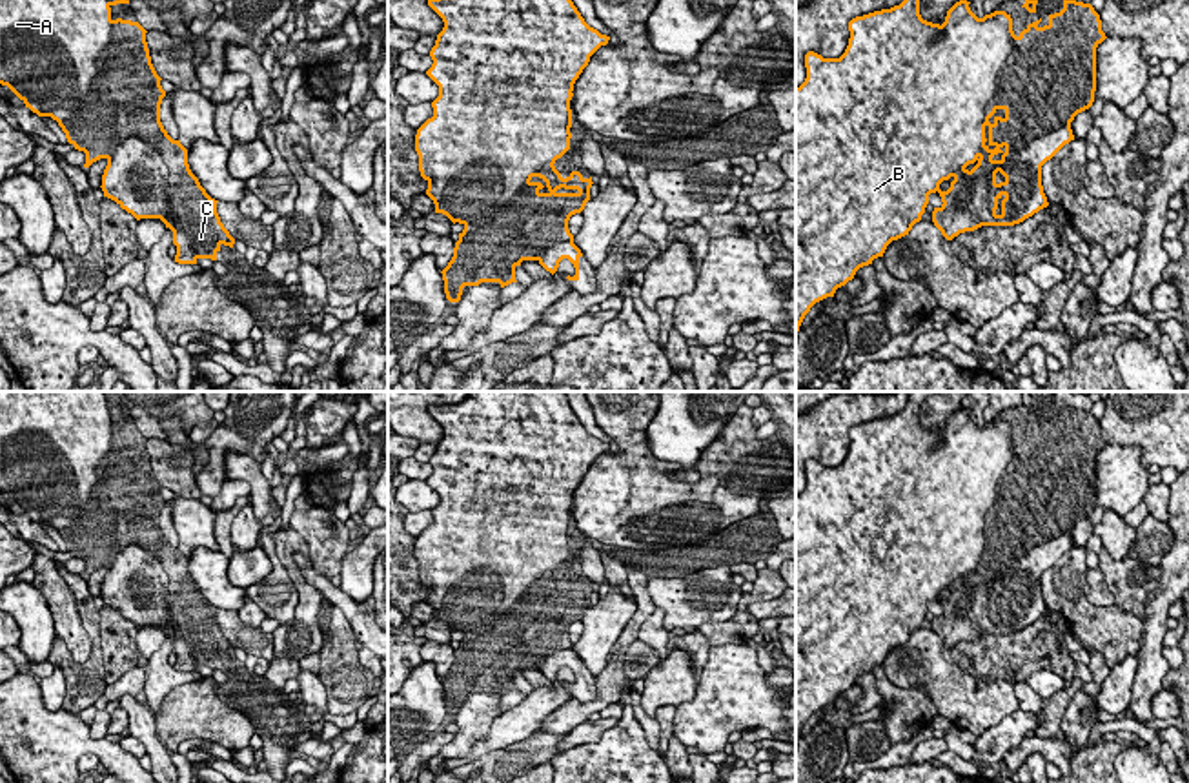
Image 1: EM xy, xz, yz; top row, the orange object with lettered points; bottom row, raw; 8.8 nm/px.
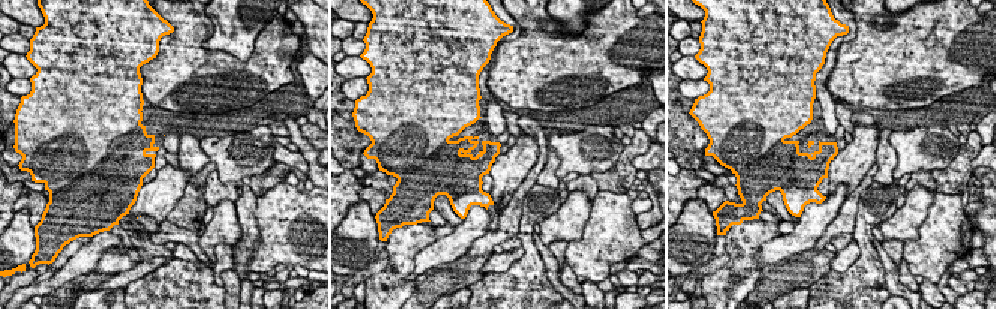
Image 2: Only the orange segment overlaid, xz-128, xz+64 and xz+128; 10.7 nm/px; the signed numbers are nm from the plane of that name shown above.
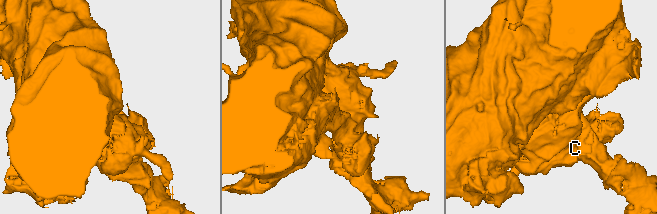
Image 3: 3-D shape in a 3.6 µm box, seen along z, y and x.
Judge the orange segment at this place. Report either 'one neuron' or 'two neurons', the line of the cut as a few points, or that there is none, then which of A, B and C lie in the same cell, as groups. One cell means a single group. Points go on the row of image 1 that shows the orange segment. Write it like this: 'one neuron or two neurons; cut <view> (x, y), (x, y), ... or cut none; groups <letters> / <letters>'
two neurons; cut xz (530, 183), (527, 228), (552, 206), (569, 219); groups A B / C

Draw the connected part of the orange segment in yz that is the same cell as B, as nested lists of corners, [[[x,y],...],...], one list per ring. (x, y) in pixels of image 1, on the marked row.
[[[903,0],[890,9],[852,18],[849,22],[849,46],[839,58],[823,58],[814,51],[805,55],[807,78],[796,87],[796,335],[805,315],[816,302],[834,297],[836,290],[852,280],[859,268],[883,257],[892,240],[909,235],[912,226],[921,220],[929,204],[929,195],[936,193],[943,180],[949,180],[965,171],[969,164],[974,164],[985,144],[996,146],[1001,140],[1005,131],[989,122],[998,109],[1000,98],[1009,102],[1014,113],[1025,117],[1029,124],[1071,124],[1078,113],[1092,106],[1096,91],[1096,47],[1107,36],[1102,31],[1100,15],[1091,4],[1063,0],[1063,9],[1049,15],[1047,25],[1040,27],[1040,18],[1029,24],[1018,36],[1012,31],[1011,15],[994,11],[978,18],[969,4],[971,2],[967,0],[956,2],[947,11],[945,22],[940,25],[921,18],[920,0]]]

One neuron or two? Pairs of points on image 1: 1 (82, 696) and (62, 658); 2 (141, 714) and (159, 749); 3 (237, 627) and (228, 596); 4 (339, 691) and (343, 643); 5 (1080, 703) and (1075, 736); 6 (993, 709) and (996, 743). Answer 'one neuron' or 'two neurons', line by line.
1: one neuron
2: one neuron
3: two neurons
4: one neuron
5: one neuron
6: two neurons

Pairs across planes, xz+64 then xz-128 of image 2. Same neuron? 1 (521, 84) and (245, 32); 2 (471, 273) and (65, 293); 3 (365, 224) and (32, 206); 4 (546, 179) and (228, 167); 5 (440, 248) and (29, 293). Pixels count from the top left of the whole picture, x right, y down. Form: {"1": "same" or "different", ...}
{"1": "different", "2": "same", "3": "different", "4": "different", "5": "same"}

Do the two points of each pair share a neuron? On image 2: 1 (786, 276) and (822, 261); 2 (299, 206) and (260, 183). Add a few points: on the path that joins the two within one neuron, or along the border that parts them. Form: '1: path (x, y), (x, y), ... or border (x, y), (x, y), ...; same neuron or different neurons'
1: path (795, 272), (813, 264); same neuron
2: border (285, 180), (273, 185), (258, 197); different neurons

